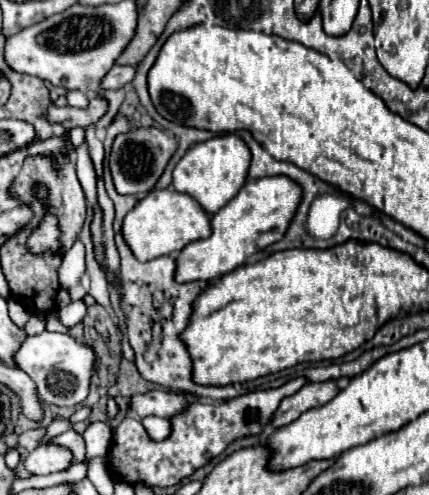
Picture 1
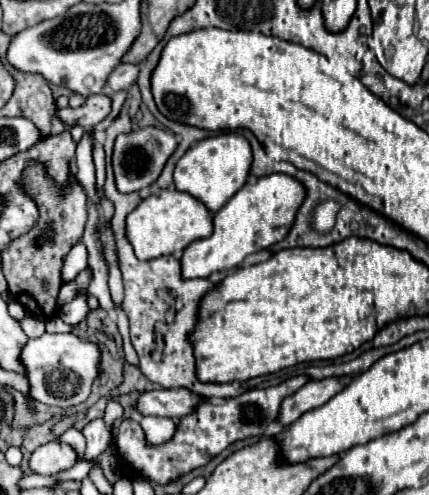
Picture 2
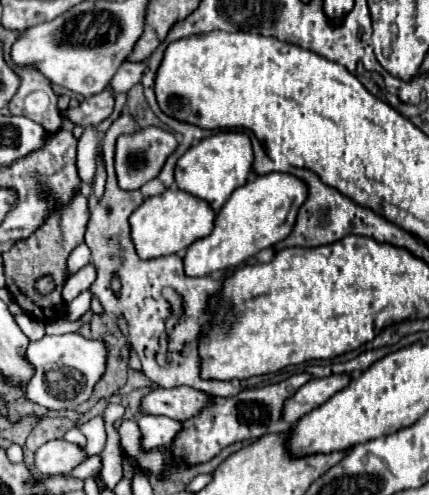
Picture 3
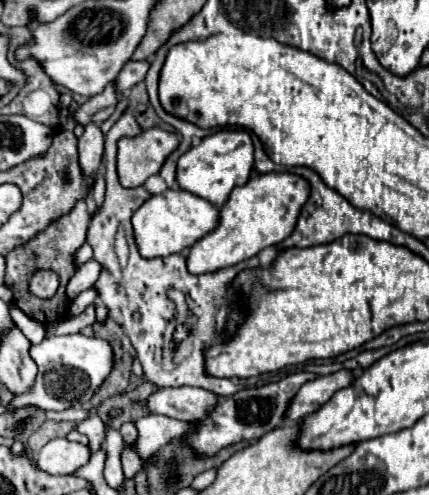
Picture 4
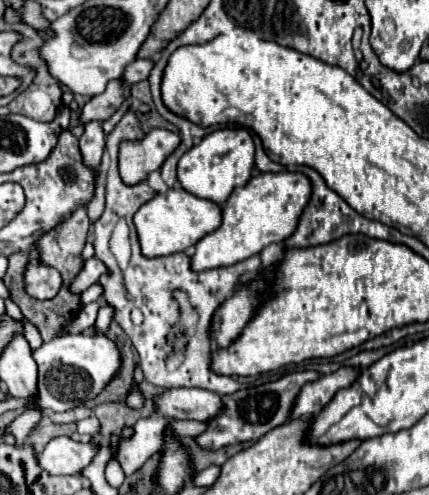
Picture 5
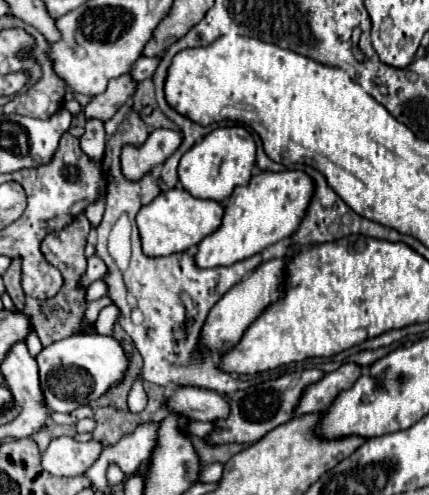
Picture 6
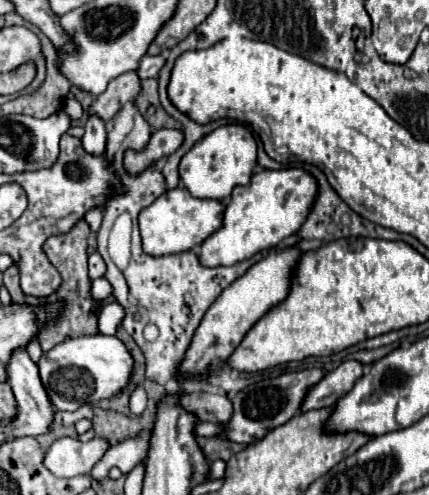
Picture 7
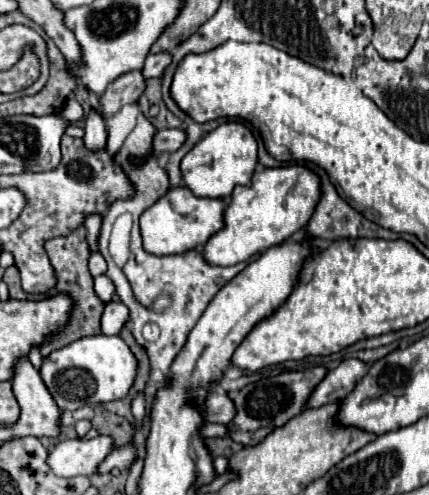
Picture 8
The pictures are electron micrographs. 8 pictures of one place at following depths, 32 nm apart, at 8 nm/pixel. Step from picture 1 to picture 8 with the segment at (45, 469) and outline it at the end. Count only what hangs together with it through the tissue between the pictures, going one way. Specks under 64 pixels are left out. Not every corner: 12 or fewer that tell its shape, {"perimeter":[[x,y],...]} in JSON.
{"perimeter":[[112,436],[64,440],[48,458],[56,476],[92,476]]}

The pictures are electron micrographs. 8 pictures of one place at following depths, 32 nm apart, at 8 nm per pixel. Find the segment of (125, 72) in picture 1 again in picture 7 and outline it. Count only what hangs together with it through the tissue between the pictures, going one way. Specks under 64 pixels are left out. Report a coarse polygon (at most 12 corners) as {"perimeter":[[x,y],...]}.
{"perimeter":[[144,56],[138,68],[142,80],[156,78],[166,58]]}

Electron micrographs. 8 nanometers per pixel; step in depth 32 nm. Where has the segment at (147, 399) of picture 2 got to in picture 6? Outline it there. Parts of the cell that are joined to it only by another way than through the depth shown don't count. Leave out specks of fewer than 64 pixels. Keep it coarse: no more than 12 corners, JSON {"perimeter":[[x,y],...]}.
{"perimeter":[[178,388],[166,406],[186,418],[204,422],[224,420],[224,394]]}

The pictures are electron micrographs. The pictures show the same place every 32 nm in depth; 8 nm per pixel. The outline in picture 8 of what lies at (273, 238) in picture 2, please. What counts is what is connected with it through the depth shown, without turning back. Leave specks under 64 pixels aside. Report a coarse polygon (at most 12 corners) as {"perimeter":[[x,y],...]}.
{"perimeter":[[292,164],[236,186],[204,246],[232,266],[308,224],[320,176]]}

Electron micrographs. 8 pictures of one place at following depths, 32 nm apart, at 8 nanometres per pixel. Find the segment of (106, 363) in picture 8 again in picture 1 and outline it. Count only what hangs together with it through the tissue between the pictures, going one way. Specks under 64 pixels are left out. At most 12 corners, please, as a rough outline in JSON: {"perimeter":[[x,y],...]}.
{"perimeter":[[70,334],[24,340],[16,364],[40,402],[78,406],[90,392],[92,346]]}

